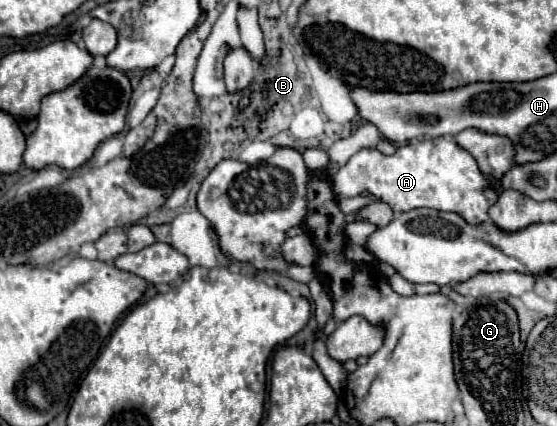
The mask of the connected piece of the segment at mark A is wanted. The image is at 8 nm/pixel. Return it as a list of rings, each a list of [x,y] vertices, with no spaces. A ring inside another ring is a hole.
[[[434,138],[398,146],[392,156],[376,148],[364,148],[354,154],[340,172],[328,176],[336,198],[374,196],[386,202],[394,212],[408,212],[414,208],[434,208],[458,212],[468,224],[482,224],[488,220],[486,210],[496,204],[498,190],[486,190],[486,178],[478,170],[476,160],[460,148],[452,138]]]

